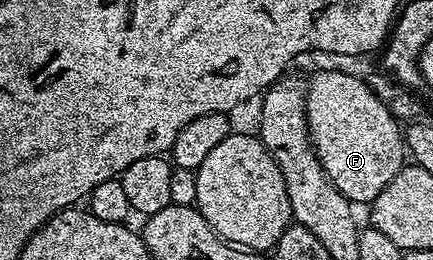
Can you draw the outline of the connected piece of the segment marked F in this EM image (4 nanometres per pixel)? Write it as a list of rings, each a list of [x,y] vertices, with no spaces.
[[[317,69],[314,74],[305,85],[305,118],[309,124],[309,139],[313,150],[317,152],[319,163],[329,180],[350,203],[371,203],[379,195],[379,191],[383,191],[383,187],[387,187],[387,183],[395,179],[401,166],[406,164],[407,146],[402,126],[373,94],[368,80],[347,75],[338,69]]]

